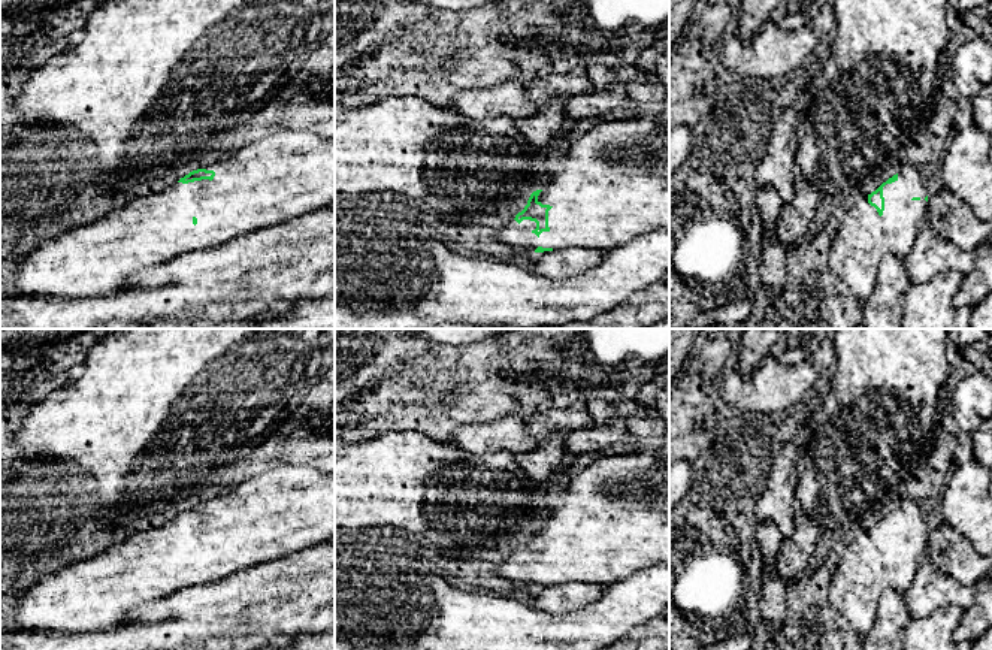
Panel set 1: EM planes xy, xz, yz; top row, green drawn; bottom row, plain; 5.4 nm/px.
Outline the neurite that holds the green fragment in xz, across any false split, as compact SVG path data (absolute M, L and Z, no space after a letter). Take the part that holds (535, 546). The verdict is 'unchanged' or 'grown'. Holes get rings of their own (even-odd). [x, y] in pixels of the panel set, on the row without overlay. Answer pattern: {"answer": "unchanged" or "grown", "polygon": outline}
{"answer": "grown", "polygon": "M636 442L626 454L605 456L587 465L578 472L569 472L569 483L563 495L563 501L550 510L545 524L536 524L530 529L527 539L515 553L499 563L497 574L511 581L520 581L535 587L581 581L587 584L607 586L613 581L629 578L635 572L669 563L669 442Z"}

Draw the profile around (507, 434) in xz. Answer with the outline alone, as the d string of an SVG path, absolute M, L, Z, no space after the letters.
M512 414L462 426L453 432L451 444L475 454L500 451L520 454L535 450L541 439L527 432L524 417Z

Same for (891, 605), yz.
M886 590L877 604L875 620L864 637L862 650L898 650L898 640L910 616L902 593Z

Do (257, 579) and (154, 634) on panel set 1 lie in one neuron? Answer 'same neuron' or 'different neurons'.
same neuron

